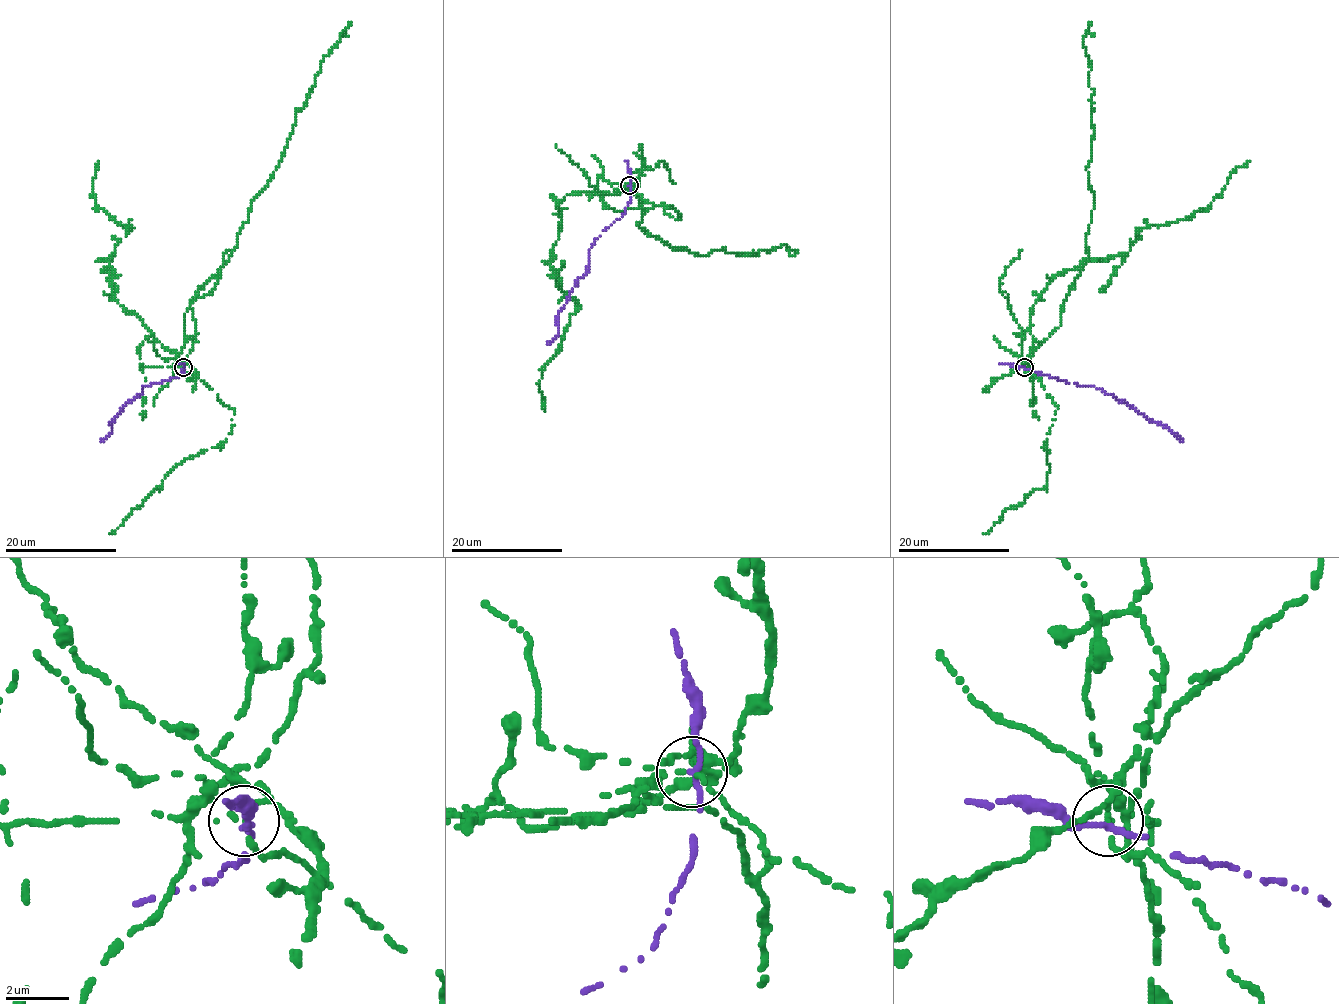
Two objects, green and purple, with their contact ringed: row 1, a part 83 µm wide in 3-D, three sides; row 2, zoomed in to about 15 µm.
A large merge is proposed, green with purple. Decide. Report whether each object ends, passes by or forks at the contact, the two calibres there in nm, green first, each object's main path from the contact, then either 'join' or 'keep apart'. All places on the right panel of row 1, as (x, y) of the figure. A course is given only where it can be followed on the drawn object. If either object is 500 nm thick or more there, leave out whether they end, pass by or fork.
green passes by; purple ends there; 160 nm thick on the green side, 240 nm on the other; green runs (1024, 367), (1060, 325), (1063, 302), (1088, 262), (1093, 202), (1086, 168), (1093, 135), (1088, 21); purple runs (1024, 367), (1068, 384), (1092, 385), (1153, 421), (1161, 423), (1181, 439), (1183, 438); keep apart

